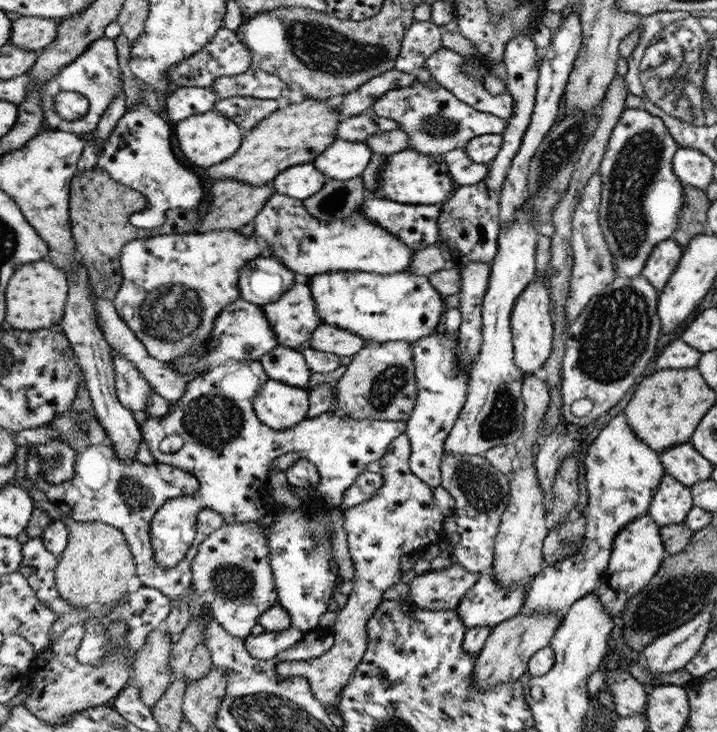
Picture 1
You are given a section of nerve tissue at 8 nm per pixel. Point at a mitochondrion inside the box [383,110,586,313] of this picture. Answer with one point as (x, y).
(438, 127)

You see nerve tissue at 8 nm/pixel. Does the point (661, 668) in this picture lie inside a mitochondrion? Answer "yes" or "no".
no

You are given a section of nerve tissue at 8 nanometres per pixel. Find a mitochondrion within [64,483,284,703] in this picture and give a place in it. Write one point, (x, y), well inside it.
(232, 582)

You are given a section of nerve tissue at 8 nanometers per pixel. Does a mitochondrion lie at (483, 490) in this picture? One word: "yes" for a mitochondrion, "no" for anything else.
yes

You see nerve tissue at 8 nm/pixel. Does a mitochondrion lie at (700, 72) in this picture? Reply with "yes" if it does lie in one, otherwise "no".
yes

